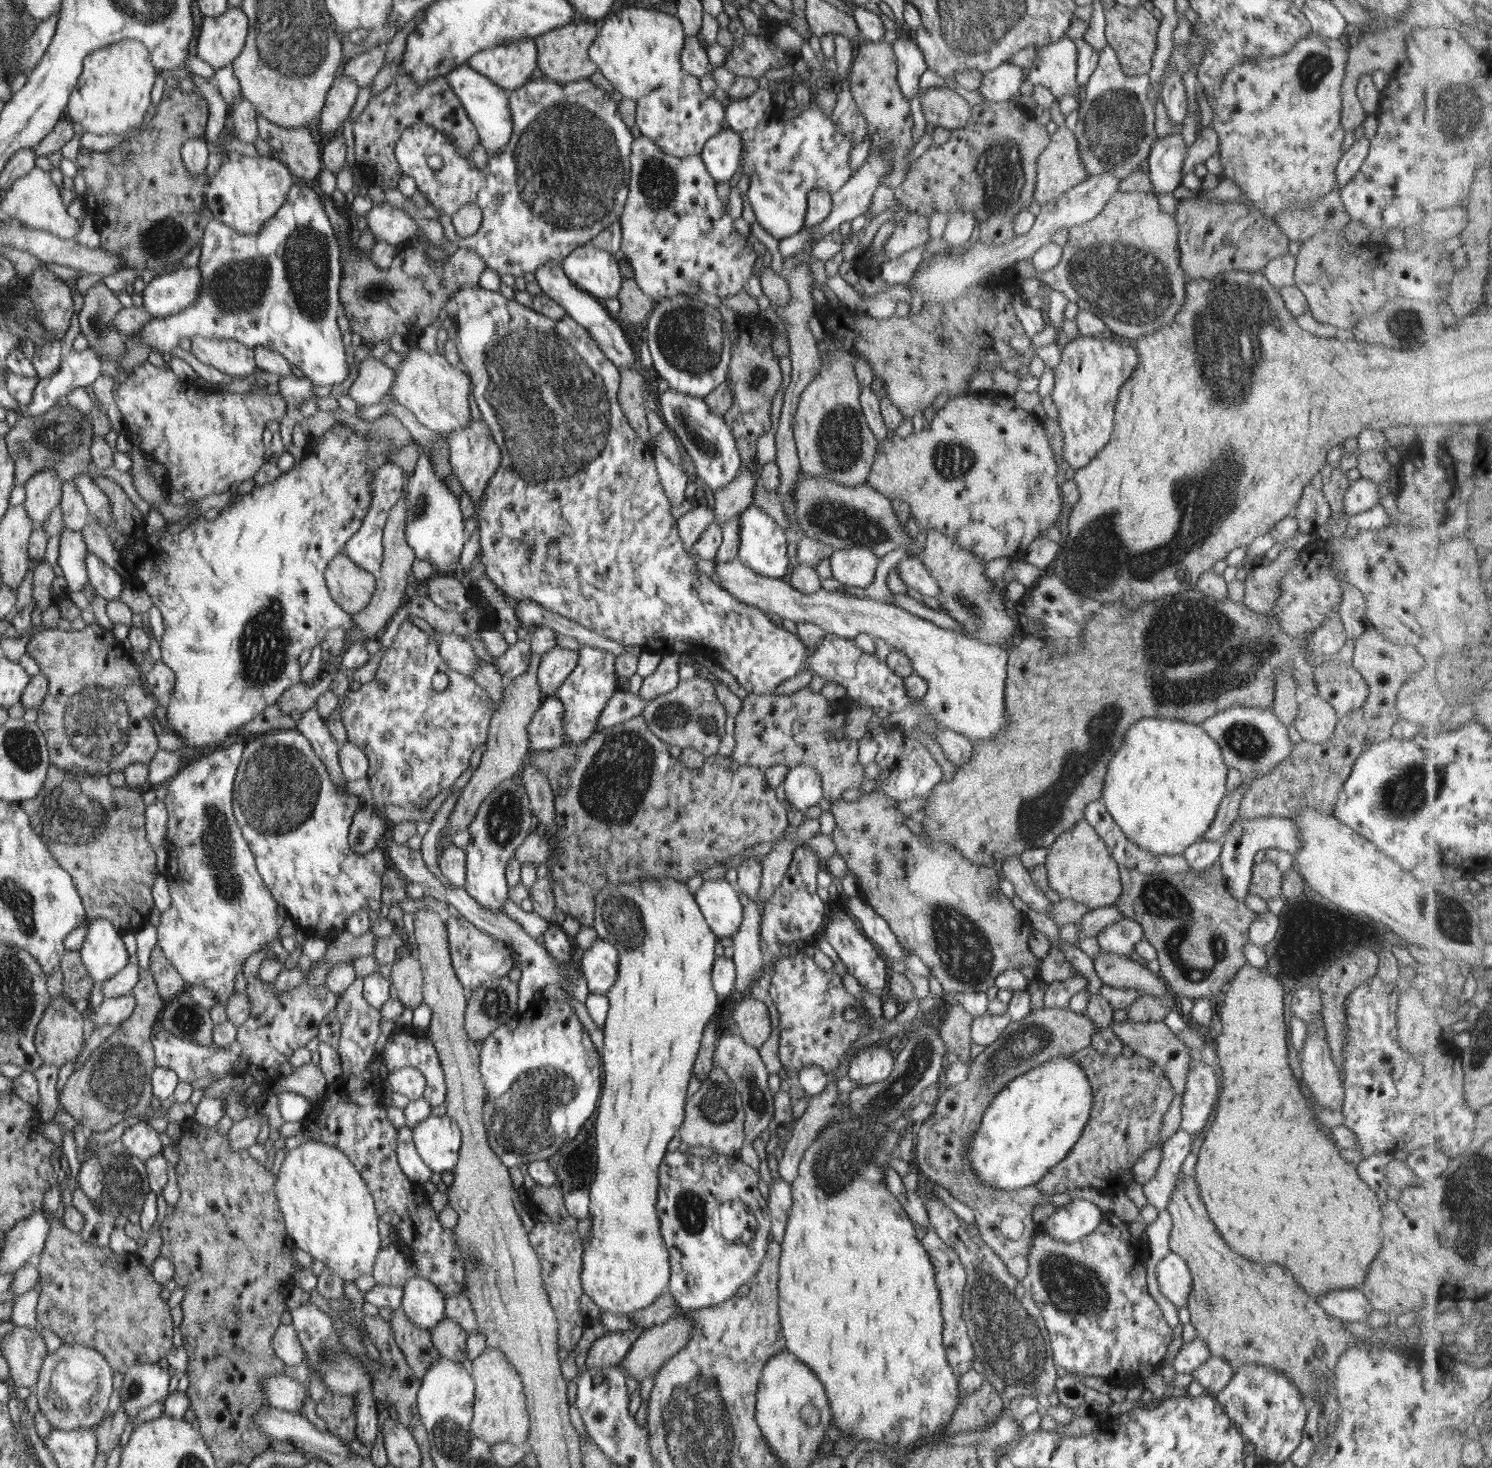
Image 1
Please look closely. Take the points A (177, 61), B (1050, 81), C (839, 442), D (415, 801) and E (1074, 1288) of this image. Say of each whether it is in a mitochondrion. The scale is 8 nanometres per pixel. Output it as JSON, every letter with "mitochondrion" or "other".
{"A":"other","B":"other","C":"mitochondrion","D":"other","E":"mitochondrion"}

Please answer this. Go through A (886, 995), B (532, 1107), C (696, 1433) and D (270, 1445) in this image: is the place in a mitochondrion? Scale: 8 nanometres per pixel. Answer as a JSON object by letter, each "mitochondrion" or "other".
{"A":"other","B":"mitochondrion","C":"mitochondrion","D":"other"}

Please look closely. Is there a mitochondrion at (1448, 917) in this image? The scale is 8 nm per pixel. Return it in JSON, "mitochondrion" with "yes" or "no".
{"mitochondrion":"yes"}

